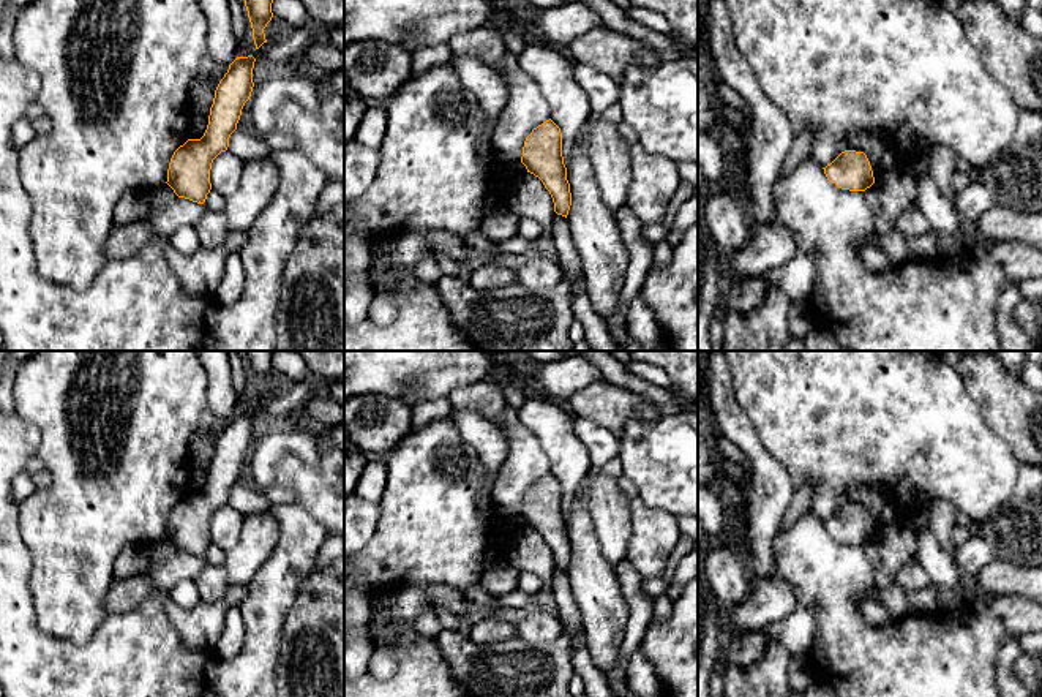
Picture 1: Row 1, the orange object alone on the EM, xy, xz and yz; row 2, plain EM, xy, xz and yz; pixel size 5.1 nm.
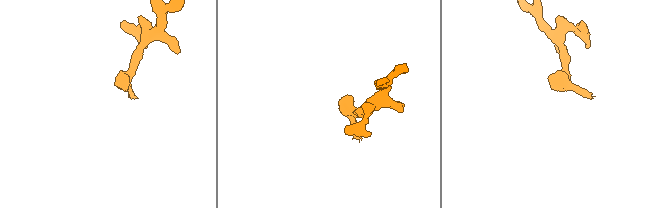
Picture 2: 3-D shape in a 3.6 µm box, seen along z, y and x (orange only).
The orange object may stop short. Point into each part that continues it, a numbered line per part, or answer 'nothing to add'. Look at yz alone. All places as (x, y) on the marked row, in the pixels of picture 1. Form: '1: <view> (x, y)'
nothing to add

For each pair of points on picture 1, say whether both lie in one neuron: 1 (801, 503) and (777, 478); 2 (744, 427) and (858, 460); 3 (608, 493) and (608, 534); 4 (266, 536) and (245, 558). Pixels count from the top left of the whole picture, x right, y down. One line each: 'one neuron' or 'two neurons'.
1: two neurons
2: two neurons
3: one neuron
4: one neuron

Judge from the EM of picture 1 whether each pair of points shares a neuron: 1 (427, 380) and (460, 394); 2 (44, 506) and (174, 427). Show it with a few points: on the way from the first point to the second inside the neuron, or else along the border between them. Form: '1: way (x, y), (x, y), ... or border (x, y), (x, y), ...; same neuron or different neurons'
1: border (485, 380), (457, 386), (447, 395); different neurons
2: way (76, 506), (84, 506), (142, 448); same neuron

